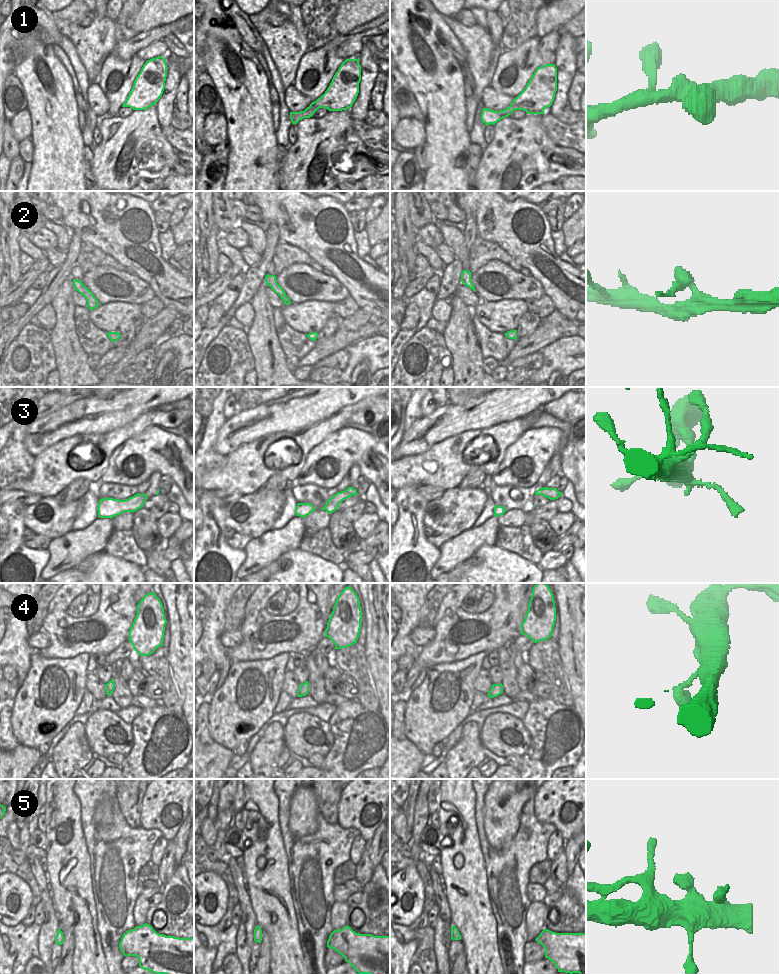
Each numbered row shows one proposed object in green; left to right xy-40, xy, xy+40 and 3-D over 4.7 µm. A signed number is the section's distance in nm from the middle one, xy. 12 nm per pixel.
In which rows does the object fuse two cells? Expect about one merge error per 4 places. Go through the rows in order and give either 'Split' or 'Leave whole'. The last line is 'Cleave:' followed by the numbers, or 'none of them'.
1: Leave whole
2: Leave whole
3: Leave whole
4: Leave whole
5: Leave whole
Cleave: none of them

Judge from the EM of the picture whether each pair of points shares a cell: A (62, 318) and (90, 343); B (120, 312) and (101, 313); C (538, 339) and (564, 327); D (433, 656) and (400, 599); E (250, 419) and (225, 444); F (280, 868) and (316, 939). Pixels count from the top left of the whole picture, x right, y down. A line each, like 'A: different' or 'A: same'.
A: different
B: same
C: same
D: different
E: same
F: different

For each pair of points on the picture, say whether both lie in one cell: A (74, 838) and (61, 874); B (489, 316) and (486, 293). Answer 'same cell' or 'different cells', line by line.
A: same cell
B: different cells

